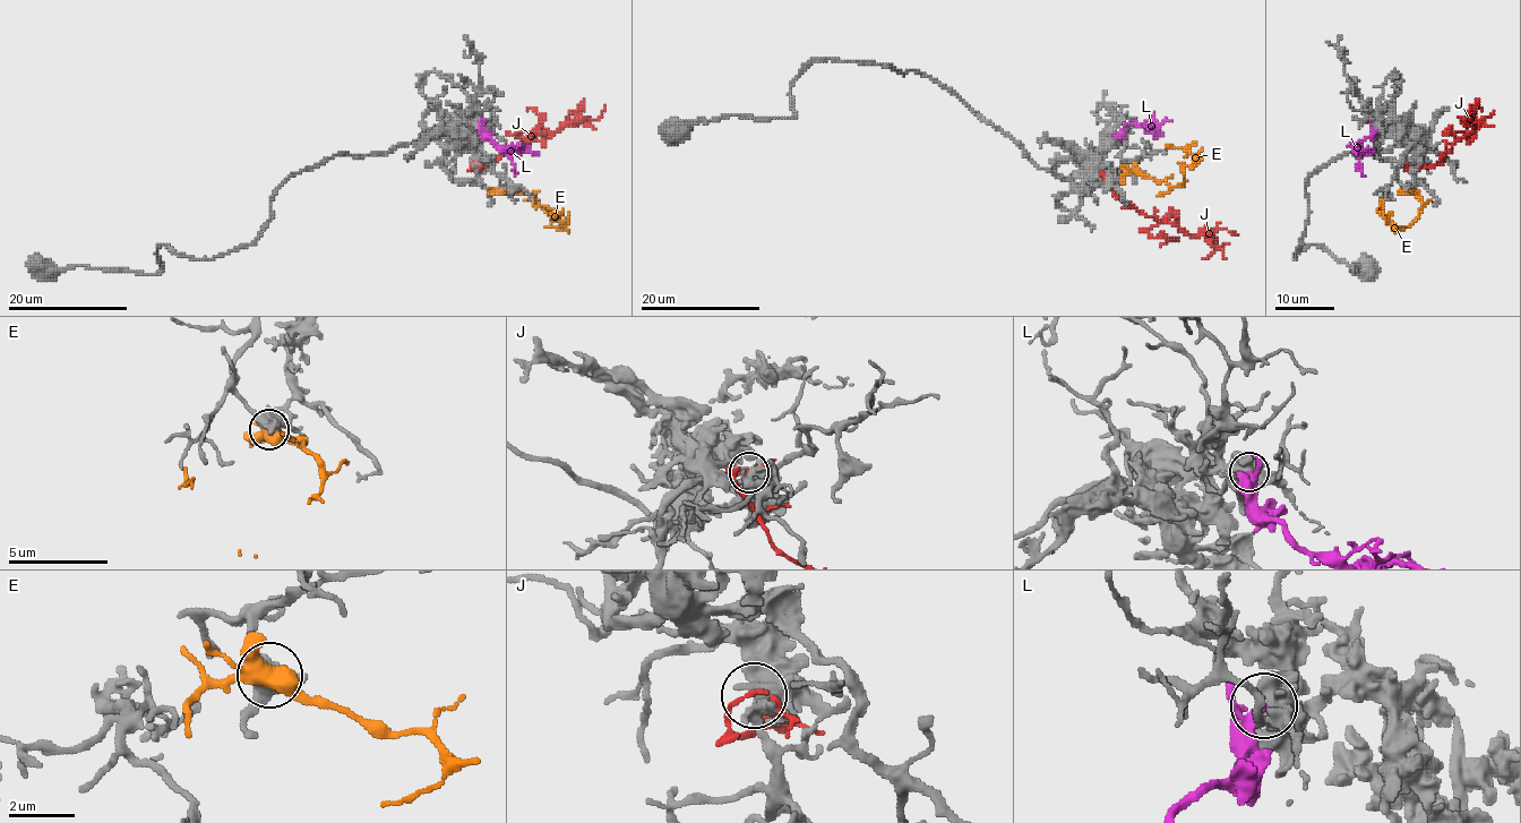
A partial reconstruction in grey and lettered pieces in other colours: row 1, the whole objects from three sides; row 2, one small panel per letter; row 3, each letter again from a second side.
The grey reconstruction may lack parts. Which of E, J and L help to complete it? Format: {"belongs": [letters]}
{"belongs": ["L"]}

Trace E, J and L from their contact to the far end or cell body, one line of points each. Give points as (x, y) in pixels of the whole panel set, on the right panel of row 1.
E: (1406, 190), (1416, 193), (1423, 205), (1418, 217), (1403, 228), (1392, 223), (1381, 206), (1382, 200)
J: (1409, 162), (1414, 168), (1432, 166), (1453, 143), (1472, 129), (1462, 119), (1468, 117), (1468, 105)
L: (1376, 123), (1373, 131), (1359, 143), (1364, 152), (1355, 153)

